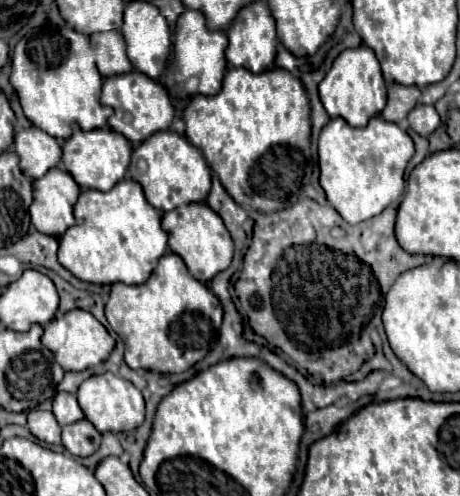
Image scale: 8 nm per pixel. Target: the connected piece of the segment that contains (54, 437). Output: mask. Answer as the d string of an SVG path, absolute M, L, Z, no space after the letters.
M30 410L28 412L28 428L30 432L48 444L60 444L60 424L54 414L48 410Z

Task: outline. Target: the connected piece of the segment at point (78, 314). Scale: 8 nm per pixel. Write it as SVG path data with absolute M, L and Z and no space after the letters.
M70 310L70 314L56 314L46 326L42 344L54 354L56 362L64 370L86 370L90 366L98 366L108 358L114 348L114 338L108 330L86 310Z

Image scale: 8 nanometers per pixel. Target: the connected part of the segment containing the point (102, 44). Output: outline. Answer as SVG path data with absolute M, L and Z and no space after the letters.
M110 30L92 34L90 44L96 52L96 66L104 78L132 70L132 64L126 58L126 42L122 38L122 32Z

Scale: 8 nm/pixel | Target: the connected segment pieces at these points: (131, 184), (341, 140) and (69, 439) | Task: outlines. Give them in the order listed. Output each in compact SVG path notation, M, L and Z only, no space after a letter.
M120 180L112 190L100 192L100 190L82 190L78 196L78 202L74 204L74 216L76 224L70 226L58 240L58 262L68 268L76 278L92 284L142 284L152 274L154 266L158 264L158 258L168 250L166 240L168 234L160 228L162 212L158 212L154 206L150 206L144 198L142 186L134 180Z
M372 116L364 128L354 128L344 118L332 118L320 132L318 156L320 186L324 188L328 202L348 224L358 224L378 216L386 206L400 200L404 192L404 170L408 160L414 156L414 142L408 132L394 122L386 122L382 116Z
M78 420L62 428L62 444L74 456L94 454L100 442L102 442L102 434L88 420Z

